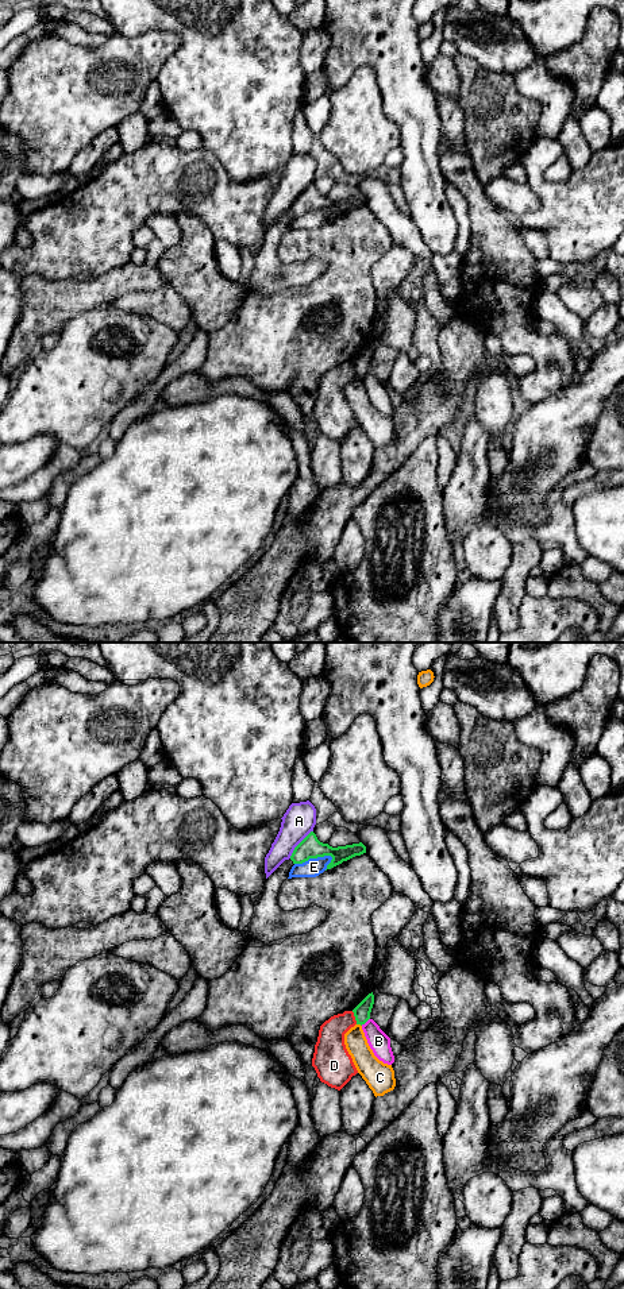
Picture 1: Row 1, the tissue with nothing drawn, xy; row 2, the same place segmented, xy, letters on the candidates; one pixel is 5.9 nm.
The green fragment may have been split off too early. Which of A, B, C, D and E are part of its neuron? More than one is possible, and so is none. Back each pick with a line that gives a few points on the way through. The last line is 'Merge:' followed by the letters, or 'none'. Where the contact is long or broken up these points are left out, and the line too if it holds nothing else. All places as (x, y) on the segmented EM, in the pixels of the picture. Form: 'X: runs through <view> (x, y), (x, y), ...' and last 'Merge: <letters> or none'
Merge: none

